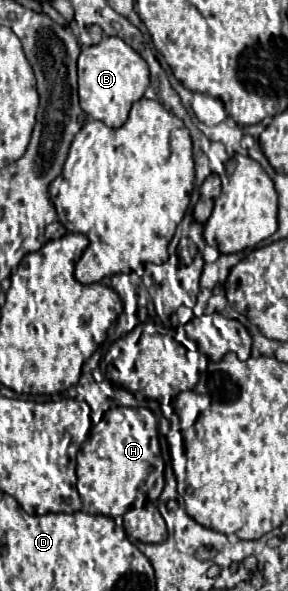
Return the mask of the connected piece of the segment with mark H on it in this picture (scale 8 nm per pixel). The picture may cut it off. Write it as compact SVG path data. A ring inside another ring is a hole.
M113 407L104 413L97 425L91 426L89 437L77 454L77 491L83 502L83 512L115 518L123 516L135 502L147 500L139 487L141 482L147 480L151 472L161 472L164 468L158 435L157 417L143 407ZM153 462L155 470L149 470Z

